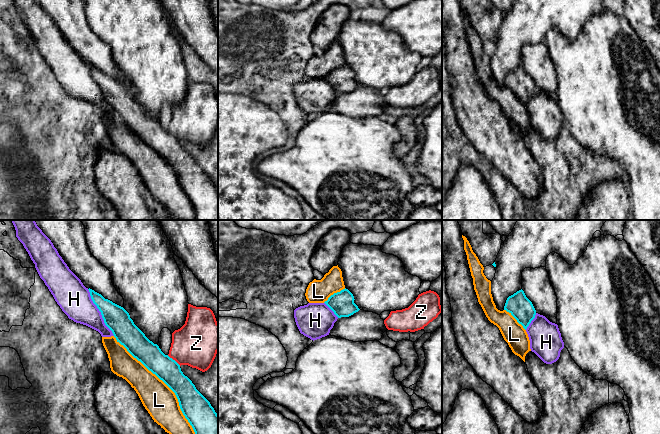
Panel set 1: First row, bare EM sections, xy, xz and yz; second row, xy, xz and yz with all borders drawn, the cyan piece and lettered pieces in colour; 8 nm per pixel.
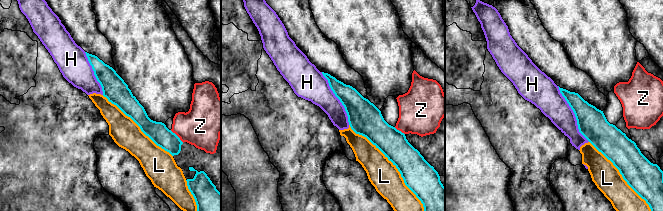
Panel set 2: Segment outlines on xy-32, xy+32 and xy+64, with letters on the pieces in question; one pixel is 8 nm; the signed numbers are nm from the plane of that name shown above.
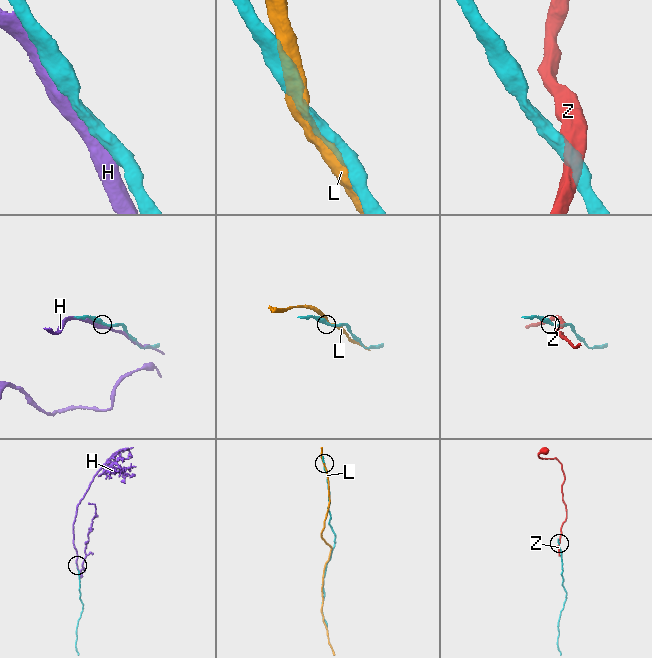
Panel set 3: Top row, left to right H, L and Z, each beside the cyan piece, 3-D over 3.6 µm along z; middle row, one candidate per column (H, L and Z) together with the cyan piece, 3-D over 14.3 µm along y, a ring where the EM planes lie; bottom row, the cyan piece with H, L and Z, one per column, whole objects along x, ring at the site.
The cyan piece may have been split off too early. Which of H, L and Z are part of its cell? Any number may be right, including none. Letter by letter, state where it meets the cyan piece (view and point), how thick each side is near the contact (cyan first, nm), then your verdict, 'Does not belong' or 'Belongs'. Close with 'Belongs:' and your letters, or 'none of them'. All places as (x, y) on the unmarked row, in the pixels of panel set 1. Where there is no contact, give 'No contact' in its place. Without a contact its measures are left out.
H: Touches cyan at xy (100, 87). Thickness 200 nm (cyan) against 260 nm. Belongs
L: Touches cyan at xy (169, 163). Thickness 220 nm (cyan) against 260 nm. Does not belong
Z: Touches cyan at xy (174, 136). Thickness 190 nm (cyan) against 360 nm. Does not belong
Belongs: H

